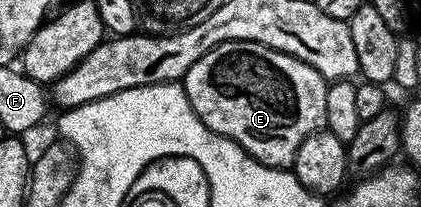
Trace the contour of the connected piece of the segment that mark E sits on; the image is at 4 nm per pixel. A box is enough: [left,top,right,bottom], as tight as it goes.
[184,42,327,168]

